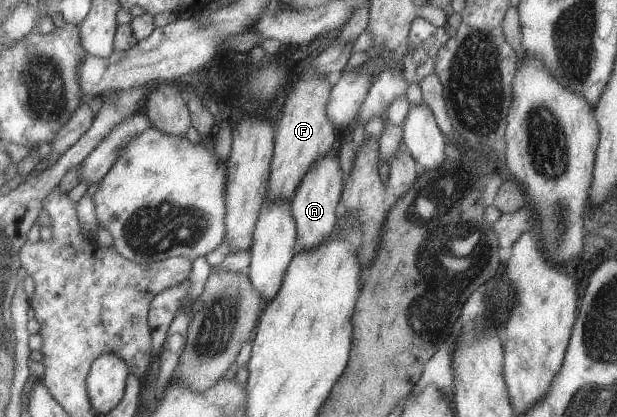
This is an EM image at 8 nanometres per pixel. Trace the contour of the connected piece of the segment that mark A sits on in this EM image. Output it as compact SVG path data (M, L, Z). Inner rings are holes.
M333 147L326 154L322 154L310 166L310 170L306 170L306 174L302 176L302 180L298 182L298 188L294 190L294 194L290 198L289 204L295 222L298 250L308 250L308 248L322 244L334 230L335 210L343 189L343 174L338 157L335 156L335 149Z

